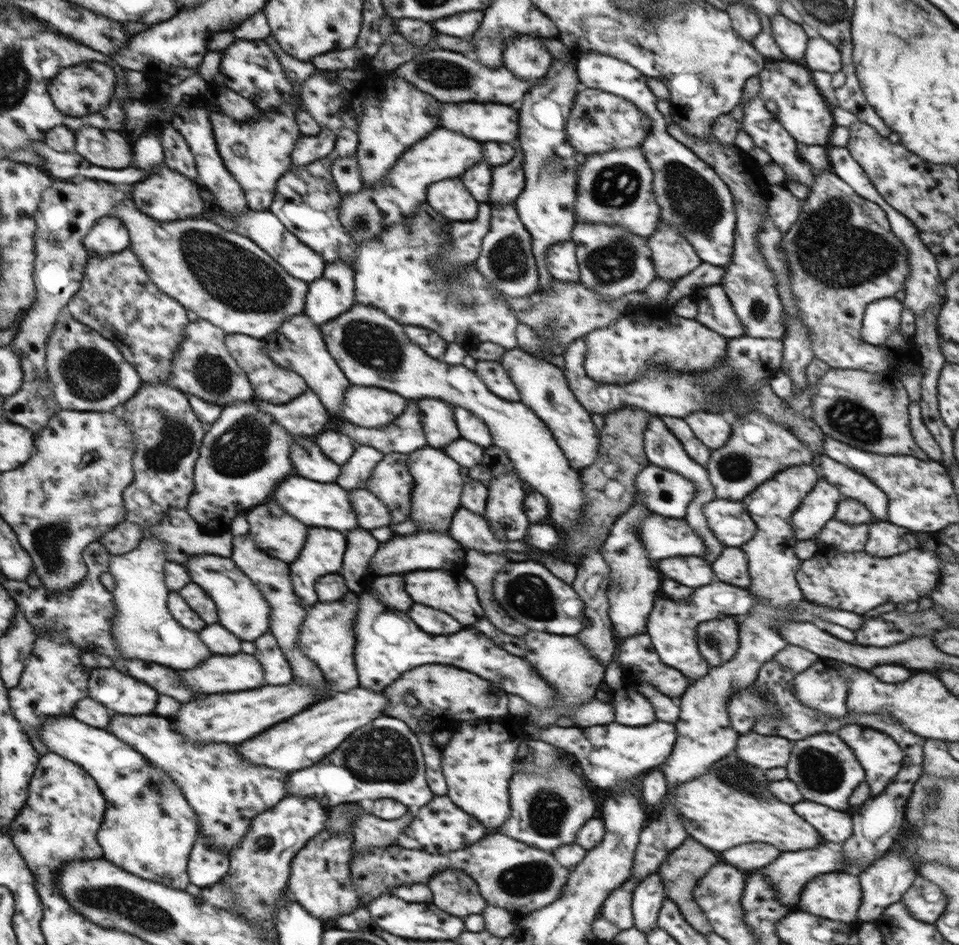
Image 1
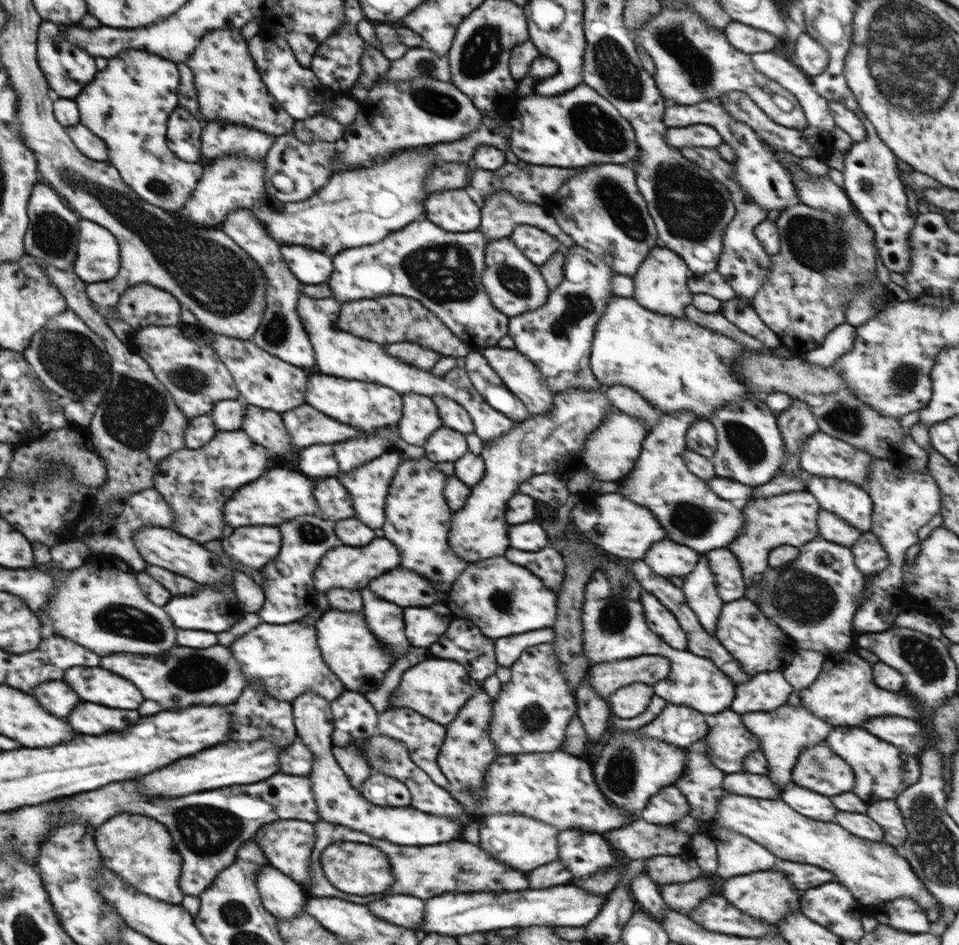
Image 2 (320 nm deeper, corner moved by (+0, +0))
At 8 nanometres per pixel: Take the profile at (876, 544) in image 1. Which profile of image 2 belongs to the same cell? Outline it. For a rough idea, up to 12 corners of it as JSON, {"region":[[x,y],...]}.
{"region":[[861,533],[851,550],[866,577],[890,564],[879,538]]}

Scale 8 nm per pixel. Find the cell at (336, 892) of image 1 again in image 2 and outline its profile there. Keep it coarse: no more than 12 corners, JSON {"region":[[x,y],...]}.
{"region":[[314,823],[263,824],[255,841],[270,865],[311,884]]}

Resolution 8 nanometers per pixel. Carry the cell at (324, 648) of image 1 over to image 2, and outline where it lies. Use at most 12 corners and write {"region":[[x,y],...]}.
{"region":[[261,623],[229,647],[248,686],[292,702],[346,687],[316,623]]}

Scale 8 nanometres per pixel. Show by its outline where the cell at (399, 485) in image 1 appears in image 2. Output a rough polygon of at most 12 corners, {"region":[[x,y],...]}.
{"region":[[388,452],[339,472],[356,518],[382,528],[389,484],[402,458]]}

